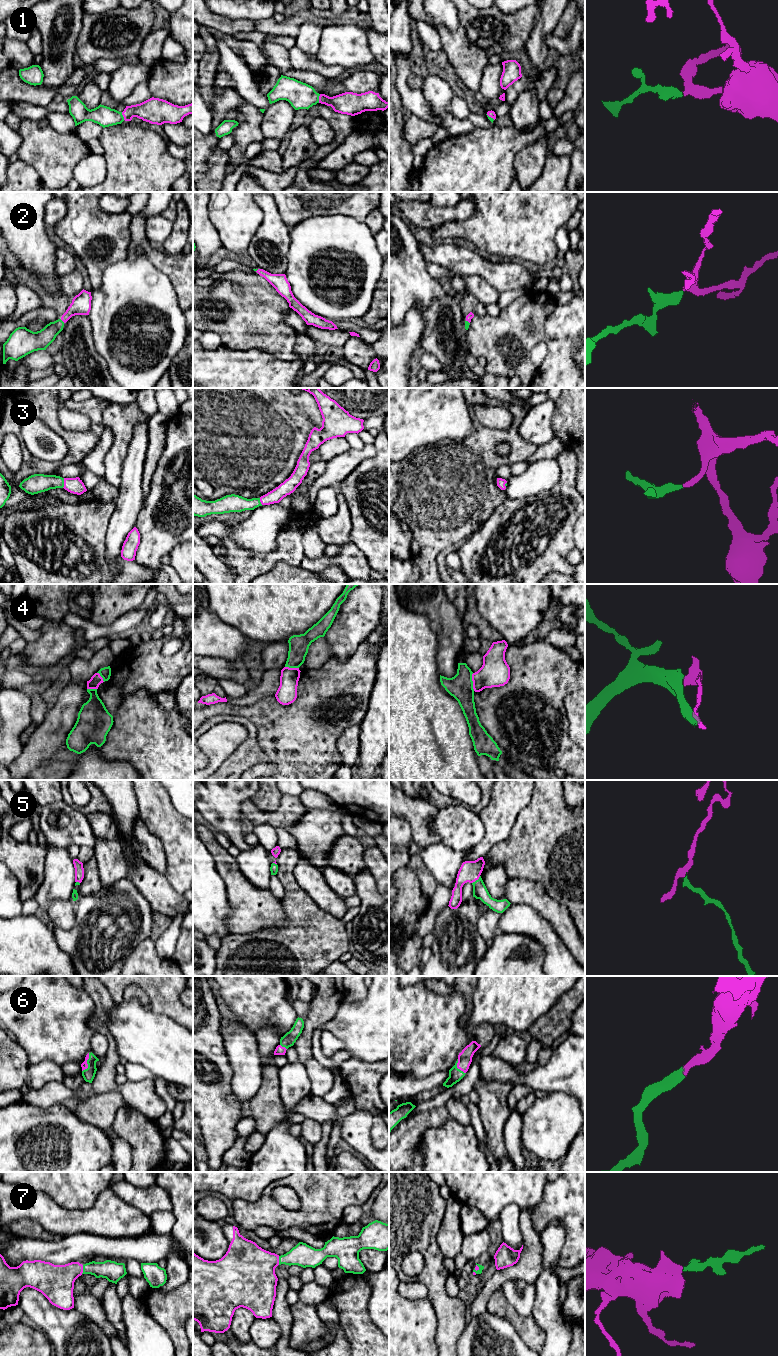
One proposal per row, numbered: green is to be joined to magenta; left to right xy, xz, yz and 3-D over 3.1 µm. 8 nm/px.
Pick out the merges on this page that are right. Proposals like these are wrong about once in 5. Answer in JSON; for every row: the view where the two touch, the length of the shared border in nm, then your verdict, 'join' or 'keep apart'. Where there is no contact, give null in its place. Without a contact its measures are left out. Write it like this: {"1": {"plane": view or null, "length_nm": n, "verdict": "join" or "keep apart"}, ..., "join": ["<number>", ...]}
{"1": {"plane": "xz", "length_nm": 70, "verdict": "join"}, "2": {"plane": "xy", "length_nm": 50, "verdict": "join"}, "3": {"plane": "xy", "length_nm": 80, "verdict": "join"}, "4": {"plane": "yz", "length_nm": 140, "verdict": "keep apart"}, "5": {"plane": "yz", "length_nm": 90, "verdict": "join"}, "6": {"plane": "xy", "length_nm": 160, "verdict": "join"}, "7": {"plane": "xy", "length_nm": 70, "verdict": "join"}, "join": ["1", "2", "3", "5", "6", "7"]}

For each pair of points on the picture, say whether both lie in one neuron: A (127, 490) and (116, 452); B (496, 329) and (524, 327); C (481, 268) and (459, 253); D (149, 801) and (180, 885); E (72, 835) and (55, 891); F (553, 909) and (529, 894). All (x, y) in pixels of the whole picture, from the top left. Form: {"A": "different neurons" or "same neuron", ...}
{"A": "different neurons", "B": "same neuron", "C": "same neuron", "D": "same neuron", "E": "same neuron", "F": "same neuron"}

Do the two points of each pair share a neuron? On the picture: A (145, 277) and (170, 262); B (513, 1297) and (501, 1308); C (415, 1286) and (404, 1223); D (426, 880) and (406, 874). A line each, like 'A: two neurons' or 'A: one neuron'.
A: two neurons
B: two neurons
C: two neurons
D: two neurons

